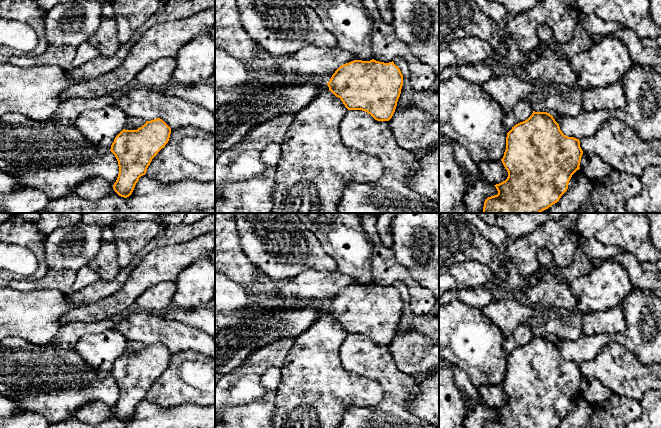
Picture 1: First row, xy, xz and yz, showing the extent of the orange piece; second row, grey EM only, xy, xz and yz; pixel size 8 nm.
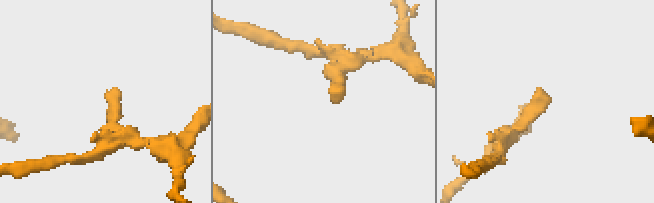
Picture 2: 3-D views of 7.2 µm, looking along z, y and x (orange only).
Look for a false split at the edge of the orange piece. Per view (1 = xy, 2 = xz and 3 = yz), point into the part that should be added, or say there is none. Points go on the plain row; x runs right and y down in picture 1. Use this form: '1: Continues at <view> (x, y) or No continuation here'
1: No continuation here
2: No continuation here
3: No continuation here

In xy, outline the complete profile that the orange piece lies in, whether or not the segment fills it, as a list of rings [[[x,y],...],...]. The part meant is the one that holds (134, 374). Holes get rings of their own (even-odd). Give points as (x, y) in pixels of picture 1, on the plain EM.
[[[160,342],[146,345],[137,354],[123,353],[114,363],[110,375],[115,379],[119,398],[113,409],[121,421],[129,421],[139,402],[157,377],[168,367],[171,352]]]

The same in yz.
[[[535,336],[507,357],[506,374],[501,383],[508,401],[494,409],[497,419],[484,428],[555,428],[567,415],[572,399],[580,393],[583,375],[579,363],[562,357],[559,348],[547,336]]]

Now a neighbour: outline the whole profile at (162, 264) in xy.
[[[215,231],[175,245],[150,250],[130,271],[124,285],[112,295],[71,310],[60,321],[61,327],[74,322],[101,322],[122,316],[135,307],[136,299],[161,282],[175,282],[195,261],[210,258],[215,249]]]

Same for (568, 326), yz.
[[[579,312],[551,313],[545,317],[546,336],[550,339],[577,340],[583,335],[582,314]]]

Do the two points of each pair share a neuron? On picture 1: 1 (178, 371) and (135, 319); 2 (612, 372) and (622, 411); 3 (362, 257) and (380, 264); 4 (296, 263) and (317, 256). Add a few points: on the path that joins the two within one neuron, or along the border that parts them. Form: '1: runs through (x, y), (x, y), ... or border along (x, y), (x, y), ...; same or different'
1: border along (194, 350), (180, 350), (171, 353); different
2: border along (614, 393), (624, 397); different
3: border along (371, 237), (373, 245), (373, 282); different
4: runs through (301, 258), (303, 256), (312, 256); same

